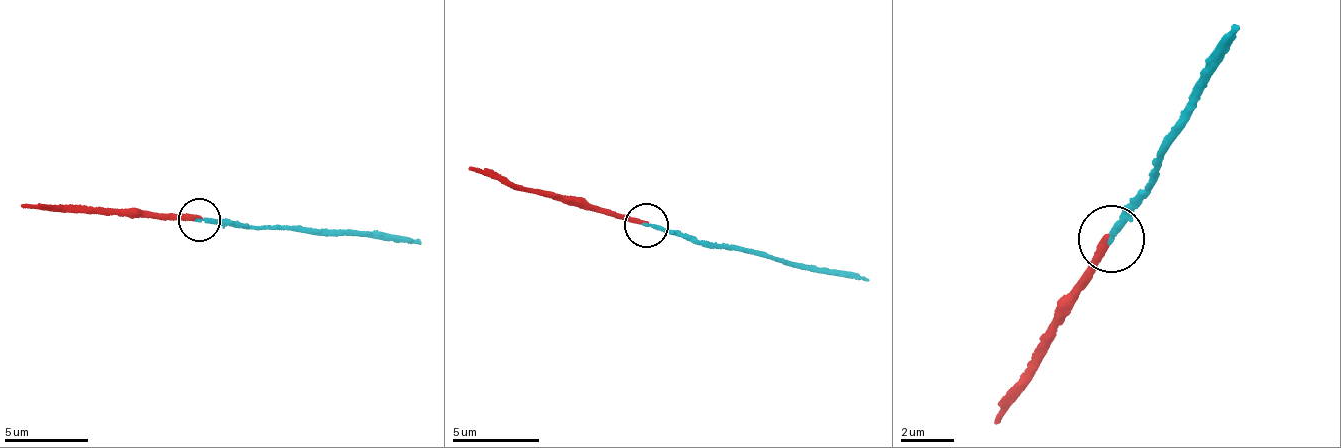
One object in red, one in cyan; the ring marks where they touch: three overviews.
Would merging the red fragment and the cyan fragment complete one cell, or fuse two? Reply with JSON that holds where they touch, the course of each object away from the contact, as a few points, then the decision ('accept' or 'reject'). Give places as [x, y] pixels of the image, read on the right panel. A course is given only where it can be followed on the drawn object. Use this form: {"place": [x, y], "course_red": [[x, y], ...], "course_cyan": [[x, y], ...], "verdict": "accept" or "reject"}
{"place": [1111, 238], "course_red": [[1111, 240], [1034, 356], [996, 423]], "course_cyan": [[1113, 236], [1240, 26]], "verdict": "accept"}

